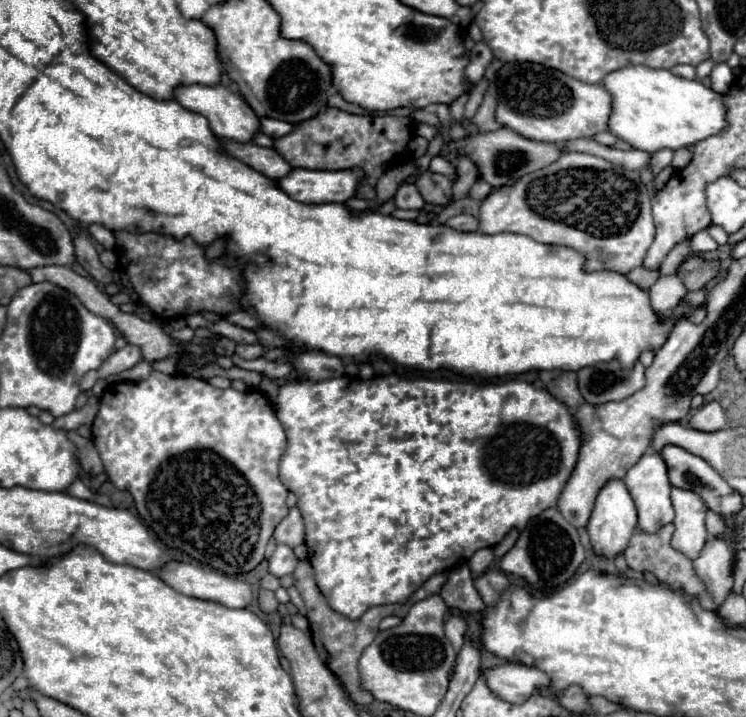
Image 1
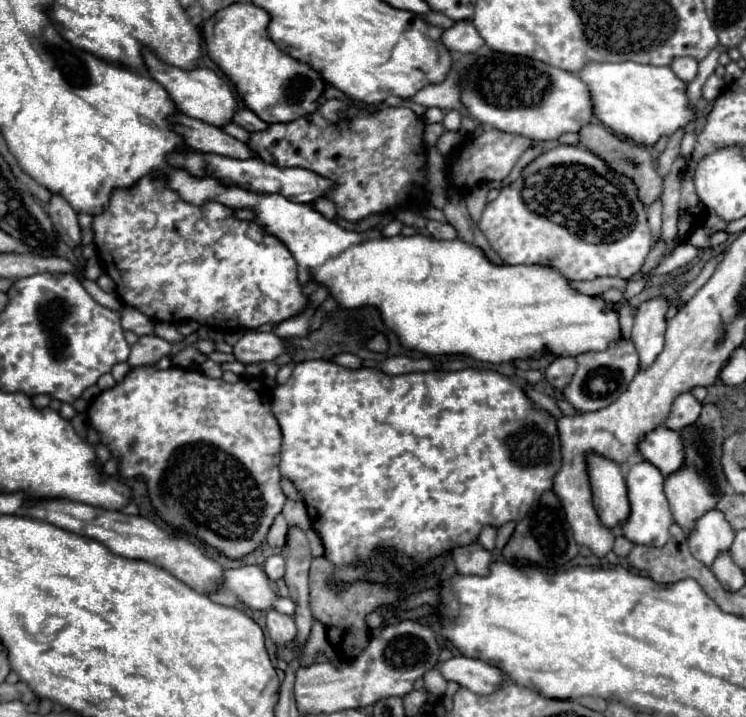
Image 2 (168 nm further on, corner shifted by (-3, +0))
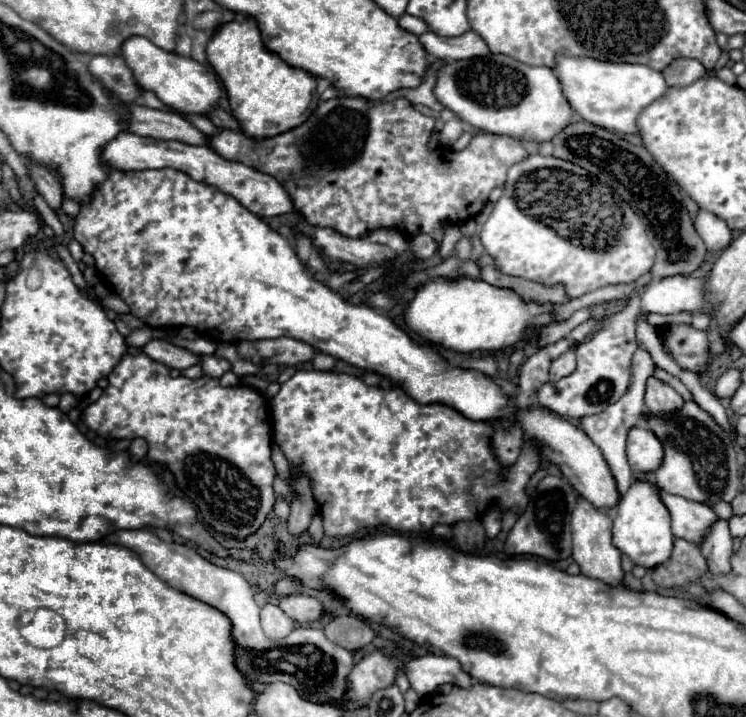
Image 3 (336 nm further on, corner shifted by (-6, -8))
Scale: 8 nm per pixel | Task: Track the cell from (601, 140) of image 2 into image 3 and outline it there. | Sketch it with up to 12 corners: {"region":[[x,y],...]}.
{"region":[[585,122],[553,156],[617,190],[647,228],[653,278],[689,274],[707,248],[679,186],[645,146]]}

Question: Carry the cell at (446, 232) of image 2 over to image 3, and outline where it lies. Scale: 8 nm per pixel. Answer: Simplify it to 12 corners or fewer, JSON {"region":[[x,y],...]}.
{"region":[[429,234],[413,236],[409,246],[415,258],[427,260],[439,248]]}

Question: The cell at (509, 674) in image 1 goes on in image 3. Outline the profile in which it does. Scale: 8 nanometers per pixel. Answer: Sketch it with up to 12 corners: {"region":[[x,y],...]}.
{"region":[[427,654],[405,670],[419,696],[441,684],[471,688],[455,658]]}

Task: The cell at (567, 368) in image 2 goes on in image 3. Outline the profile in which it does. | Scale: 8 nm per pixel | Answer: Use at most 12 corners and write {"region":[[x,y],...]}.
{"region":[[575,350],[551,364],[551,382],[575,372]]}

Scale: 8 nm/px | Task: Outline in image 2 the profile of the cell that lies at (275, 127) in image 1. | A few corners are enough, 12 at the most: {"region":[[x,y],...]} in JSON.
{"region":[[238,110],[232,122],[248,132],[266,130],[262,122],[252,110]]}

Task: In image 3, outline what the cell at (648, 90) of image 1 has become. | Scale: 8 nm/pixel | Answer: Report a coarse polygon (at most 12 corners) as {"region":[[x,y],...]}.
{"region":[[557,58],[573,110],[639,134],[637,116],[669,90],[643,64]]}

